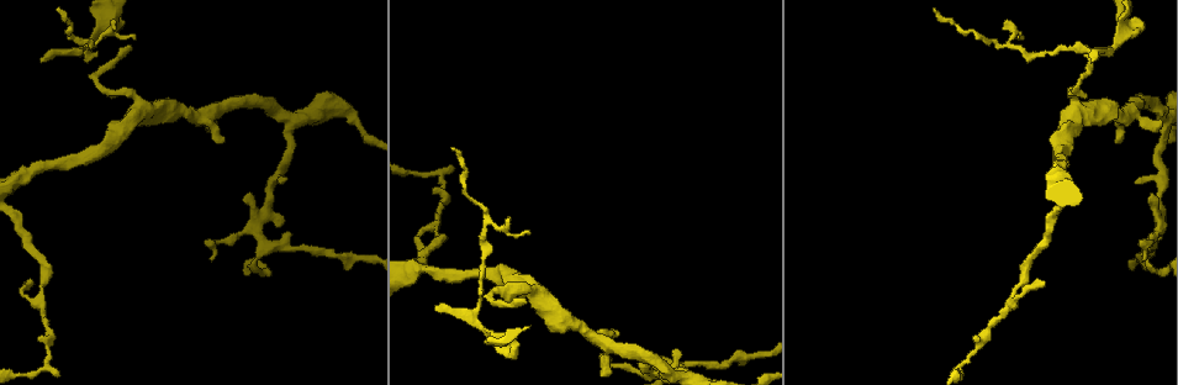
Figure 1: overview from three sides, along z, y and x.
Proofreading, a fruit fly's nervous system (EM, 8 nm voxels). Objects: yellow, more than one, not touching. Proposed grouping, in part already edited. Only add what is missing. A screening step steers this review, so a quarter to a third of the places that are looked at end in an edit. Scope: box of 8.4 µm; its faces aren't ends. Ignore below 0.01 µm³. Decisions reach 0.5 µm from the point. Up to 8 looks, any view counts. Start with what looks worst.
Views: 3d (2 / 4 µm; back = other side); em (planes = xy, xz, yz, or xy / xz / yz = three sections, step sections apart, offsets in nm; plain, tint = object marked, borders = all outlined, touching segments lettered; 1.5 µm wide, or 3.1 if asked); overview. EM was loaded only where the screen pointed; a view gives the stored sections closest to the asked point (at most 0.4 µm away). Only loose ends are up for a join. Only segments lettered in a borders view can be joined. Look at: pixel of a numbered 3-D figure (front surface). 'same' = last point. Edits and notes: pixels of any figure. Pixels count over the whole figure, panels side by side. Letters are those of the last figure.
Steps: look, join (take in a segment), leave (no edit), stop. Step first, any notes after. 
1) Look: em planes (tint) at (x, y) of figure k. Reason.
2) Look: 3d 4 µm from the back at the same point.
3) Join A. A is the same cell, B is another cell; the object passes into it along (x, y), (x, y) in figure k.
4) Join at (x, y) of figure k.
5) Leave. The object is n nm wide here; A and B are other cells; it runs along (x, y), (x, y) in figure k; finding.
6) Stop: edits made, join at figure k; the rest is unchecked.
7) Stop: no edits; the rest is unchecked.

Look: 3d 2 µm at (438, 306) of figure 1. Branch stops here.

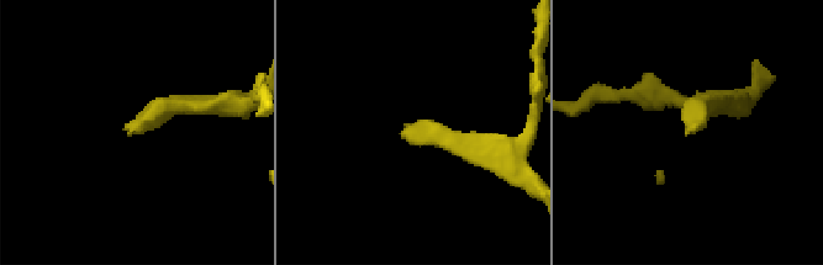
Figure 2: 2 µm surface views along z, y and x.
Look: em xz step 4 (borders) at (410, 126) of figure 2.

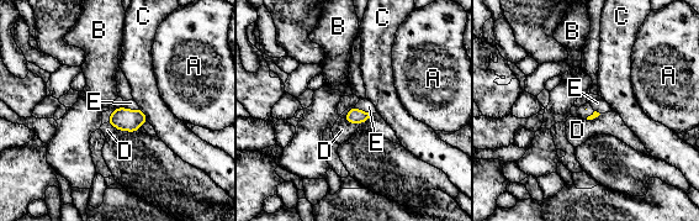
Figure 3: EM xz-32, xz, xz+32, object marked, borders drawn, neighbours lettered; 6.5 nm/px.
Join E. E is the same cell, A, B, C and D are other cells; the object passes into it along (122, 119), (131, 110), (131, 104) in figure 3; it goes on there.

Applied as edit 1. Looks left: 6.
Look: overview. Redraw.

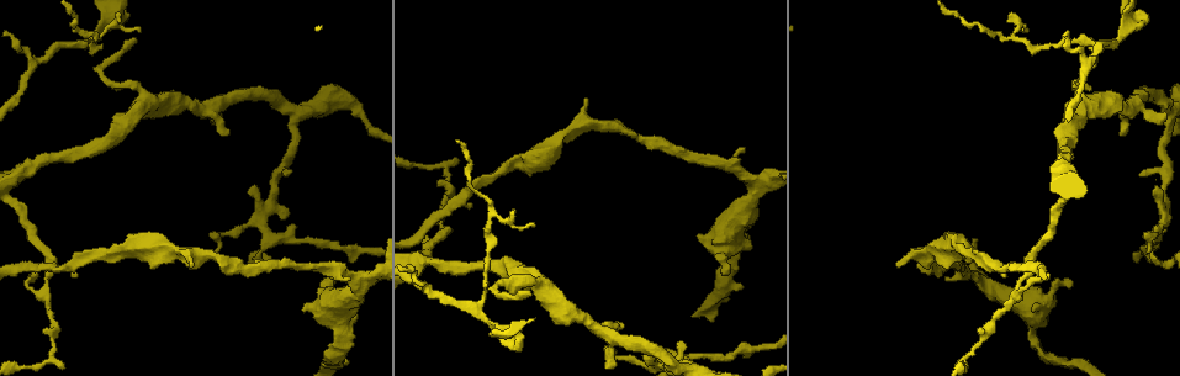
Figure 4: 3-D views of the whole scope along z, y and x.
Look: 3d 2 µm at (528, 294) of figure 4. Free end.

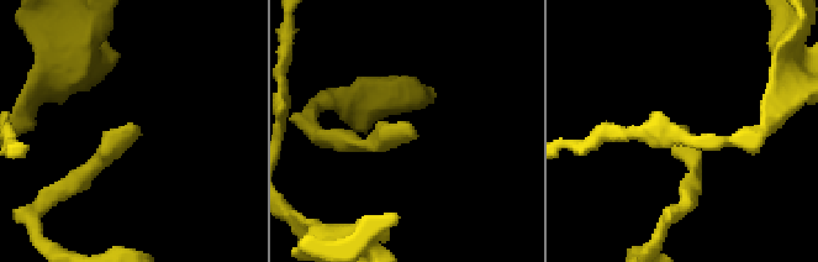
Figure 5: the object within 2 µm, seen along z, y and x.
Look: em planes (borders) at (413, 132) of figure 5. Shape alone is not enough.

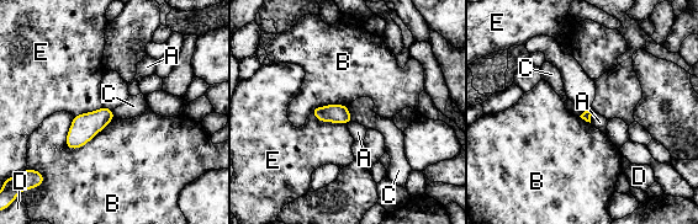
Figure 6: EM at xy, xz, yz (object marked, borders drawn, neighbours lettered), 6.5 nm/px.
Leave. A, B, C, D and E are other cells; none of them fits.

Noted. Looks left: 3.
Look: em planes (plain) at (1120, 133) of figure 4. Free end.

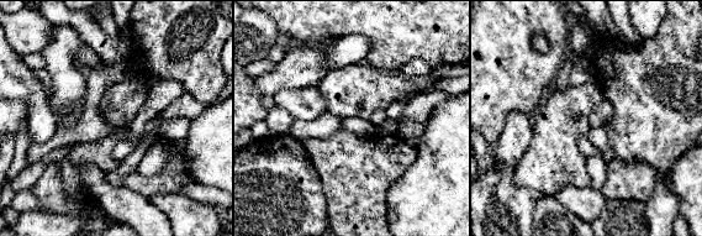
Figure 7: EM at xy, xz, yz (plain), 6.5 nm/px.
Look: em planes (borders) at the same point.

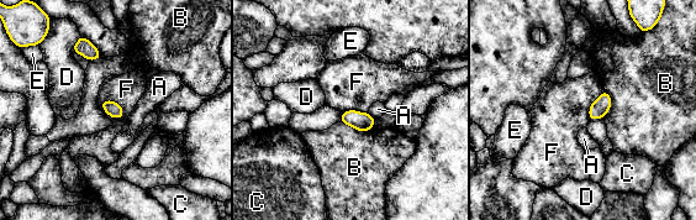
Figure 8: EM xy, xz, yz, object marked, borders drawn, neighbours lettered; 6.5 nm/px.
Leave. A, B, C, D, E and F are other cells; a border runs along (100, 103), (110, 116), (124, 116) in figure 8; none of them fits.

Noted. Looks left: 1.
Stop: edits made, join at figure 3; the rest is unchecked.

